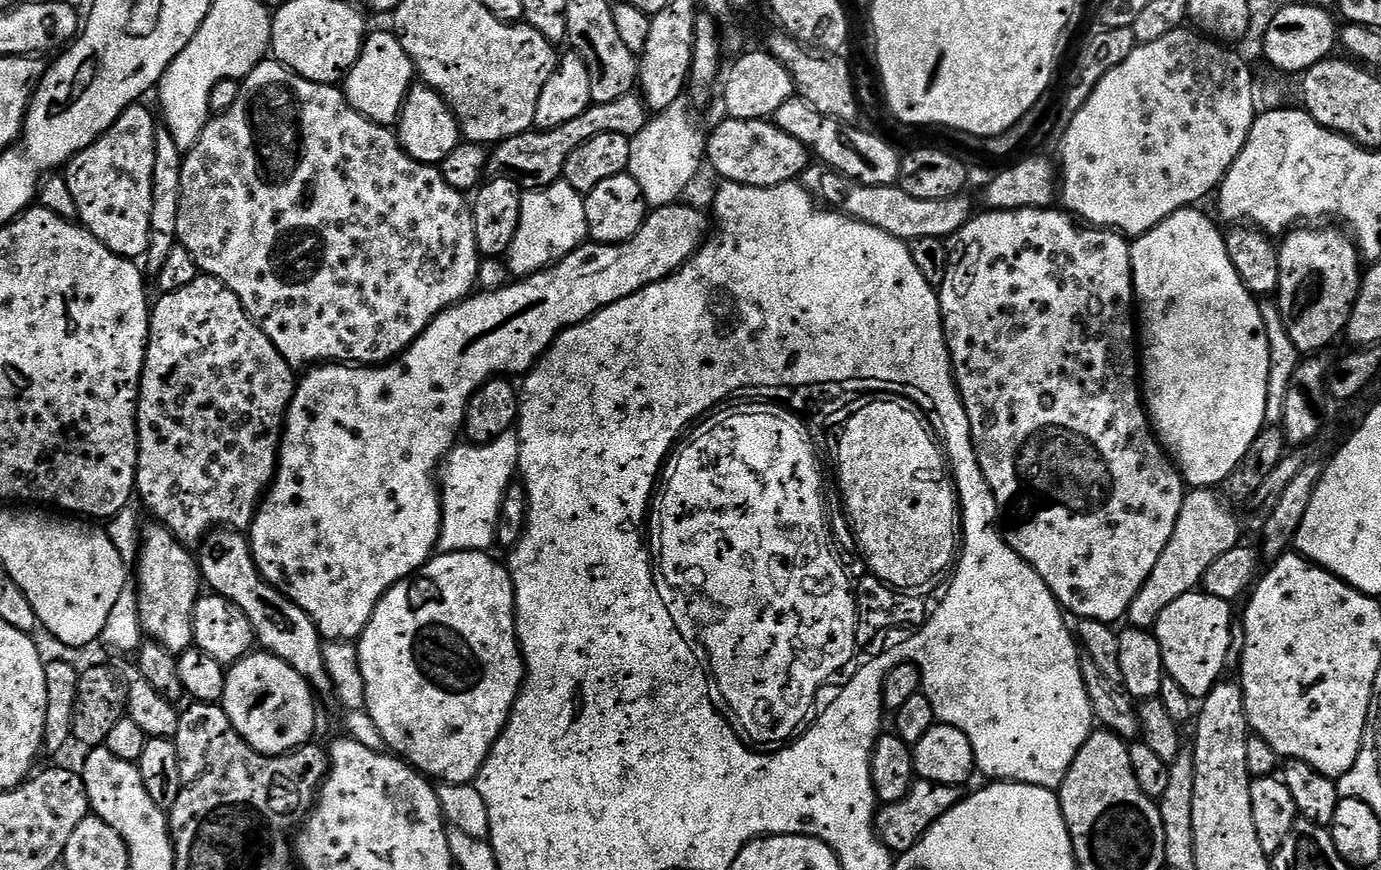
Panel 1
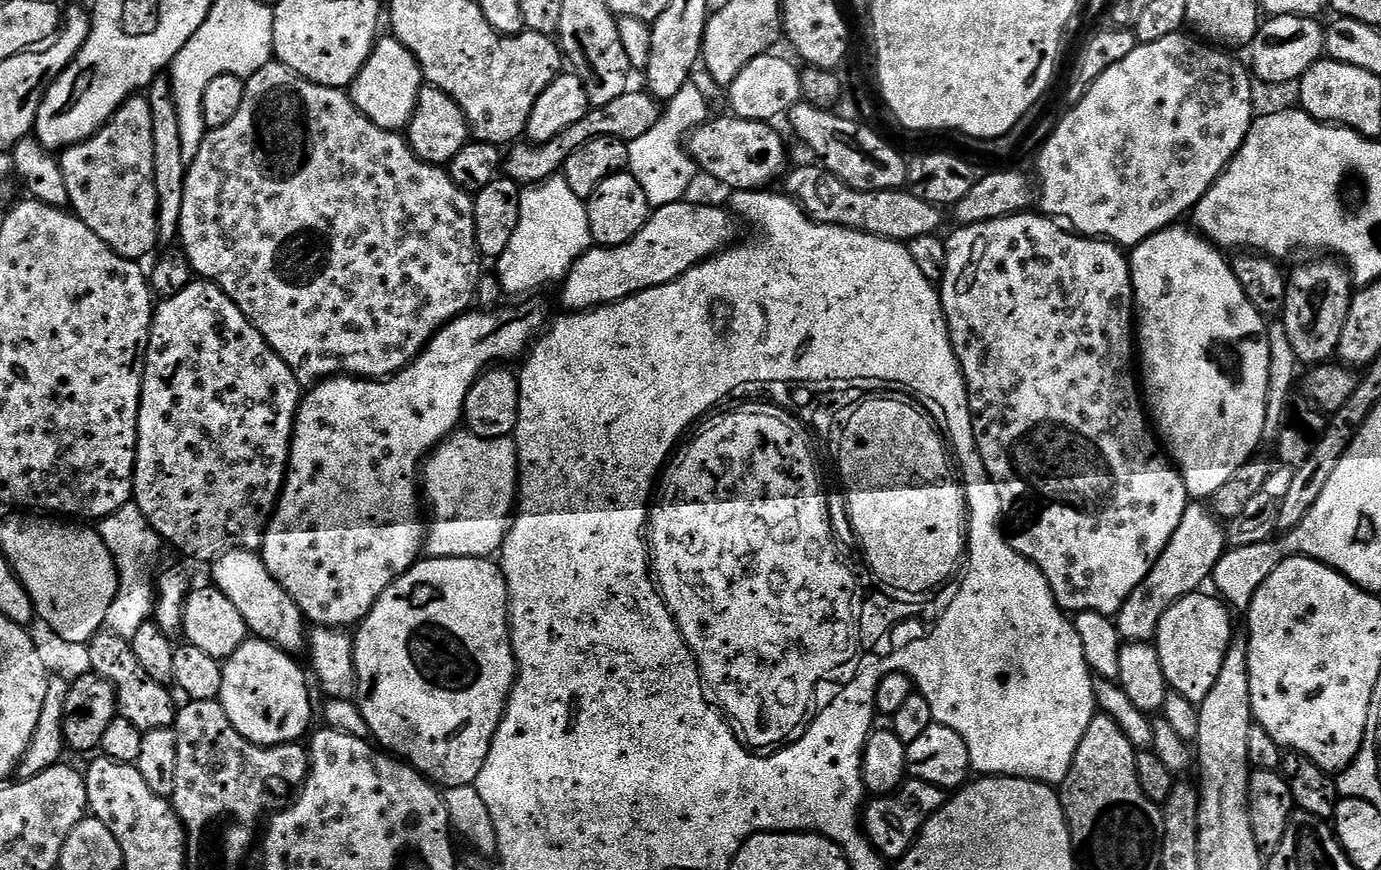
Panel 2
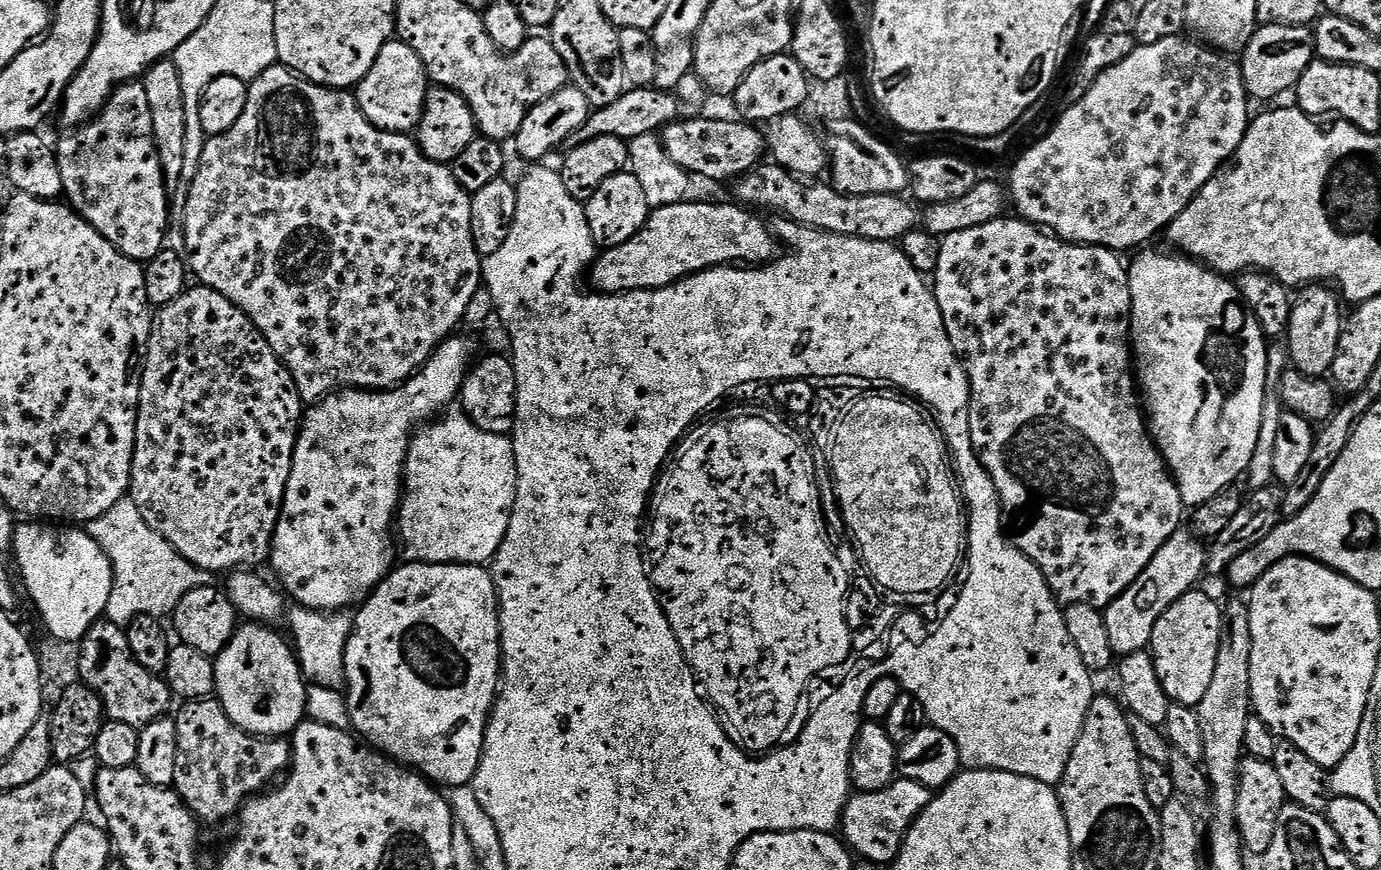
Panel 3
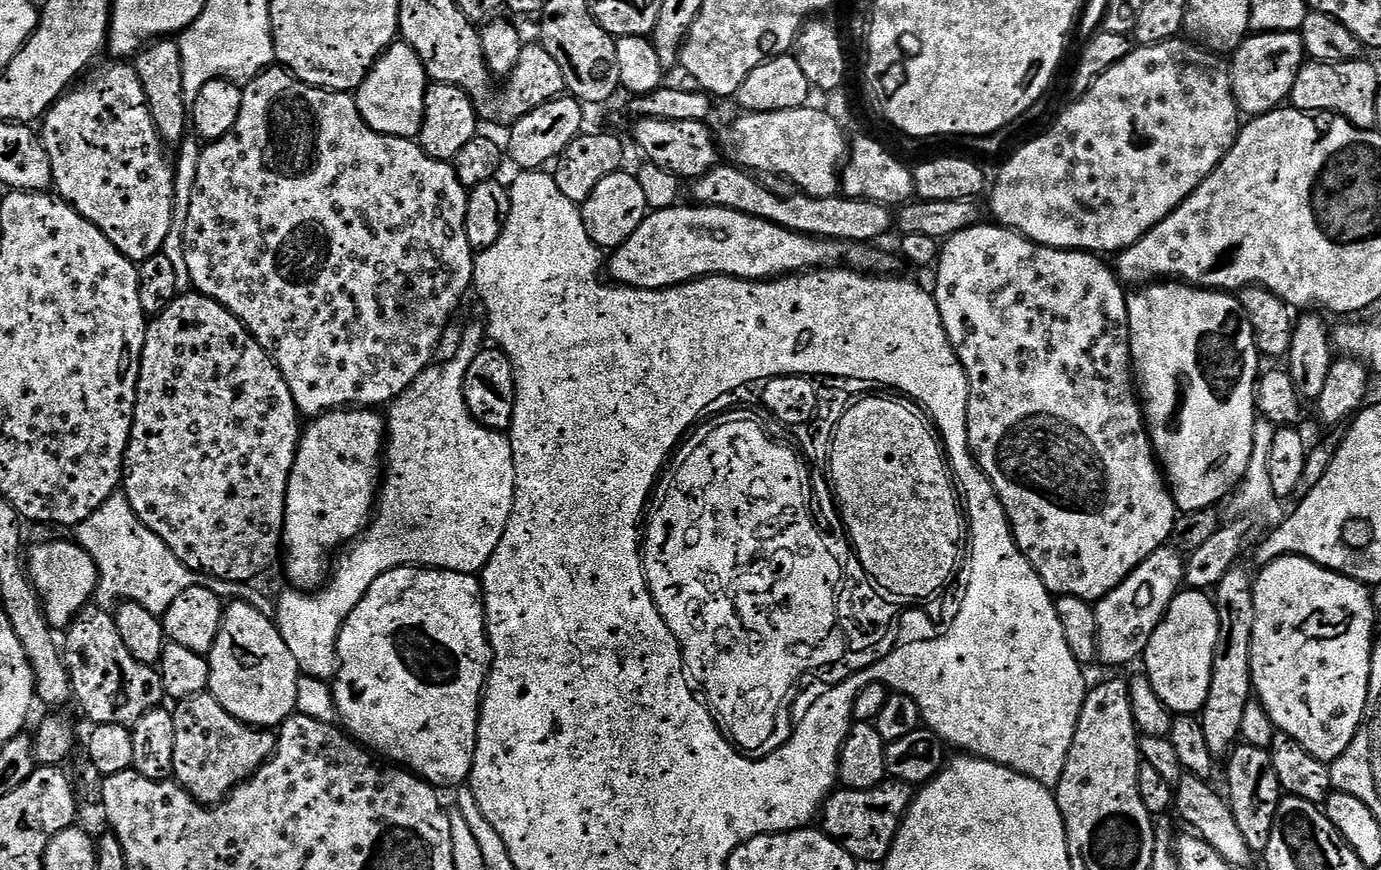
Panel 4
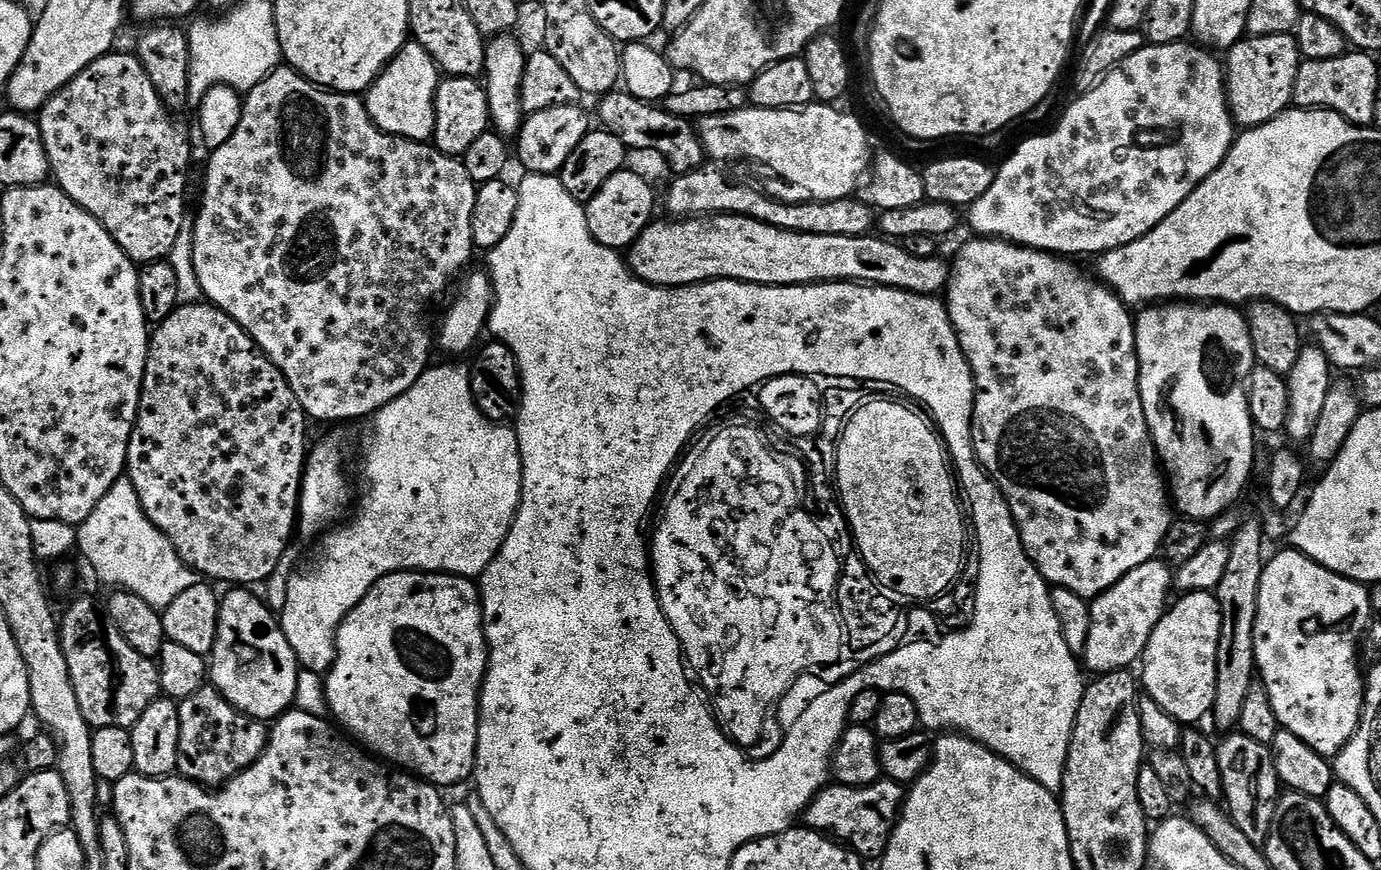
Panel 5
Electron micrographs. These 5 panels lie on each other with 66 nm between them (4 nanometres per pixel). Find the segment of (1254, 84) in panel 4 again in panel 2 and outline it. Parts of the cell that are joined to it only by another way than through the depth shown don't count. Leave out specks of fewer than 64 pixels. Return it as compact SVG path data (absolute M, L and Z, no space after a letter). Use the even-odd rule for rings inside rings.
M1274 16L1265 19L1260 27L1256 29L1256 36L1252 39L1250 51L1252 51L1251 71L1257 81L1265 80L1268 84L1288 84L1299 81L1300 77L1314 66L1316 61L1325 55L1324 30L1325 25L1319 24L1319 19L1311 16Z

